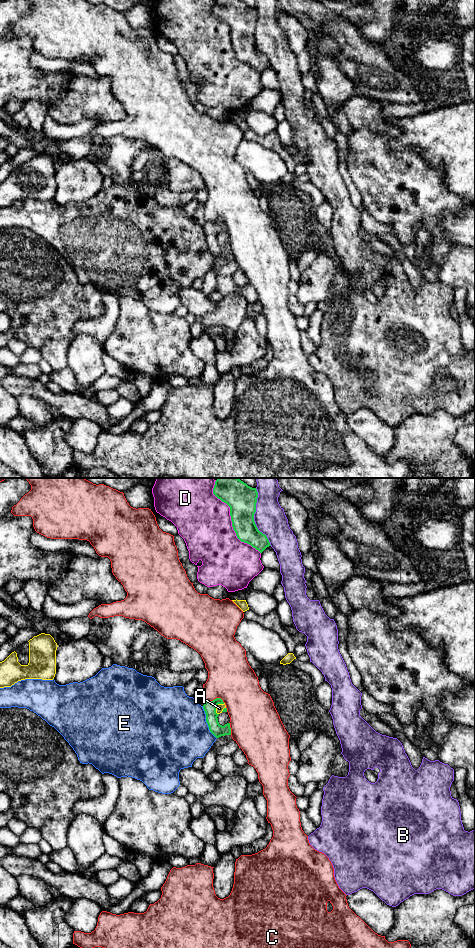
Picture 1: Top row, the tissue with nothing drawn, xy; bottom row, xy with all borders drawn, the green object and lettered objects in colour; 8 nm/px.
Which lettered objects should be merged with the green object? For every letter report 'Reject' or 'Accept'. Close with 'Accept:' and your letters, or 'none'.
A: Reject
B: Reject
C: Reject
D: Reject
E: Reject
Accept: none

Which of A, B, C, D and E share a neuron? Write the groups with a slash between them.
A / B / C / D / E

